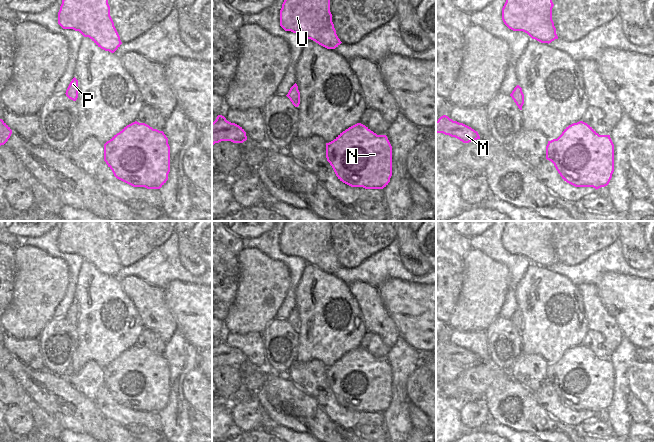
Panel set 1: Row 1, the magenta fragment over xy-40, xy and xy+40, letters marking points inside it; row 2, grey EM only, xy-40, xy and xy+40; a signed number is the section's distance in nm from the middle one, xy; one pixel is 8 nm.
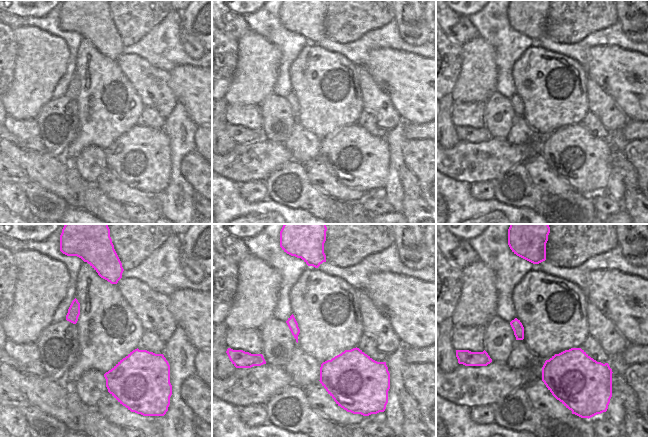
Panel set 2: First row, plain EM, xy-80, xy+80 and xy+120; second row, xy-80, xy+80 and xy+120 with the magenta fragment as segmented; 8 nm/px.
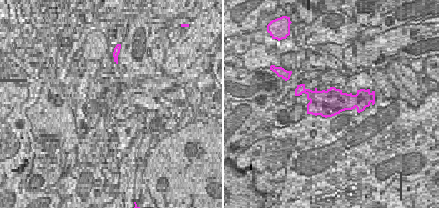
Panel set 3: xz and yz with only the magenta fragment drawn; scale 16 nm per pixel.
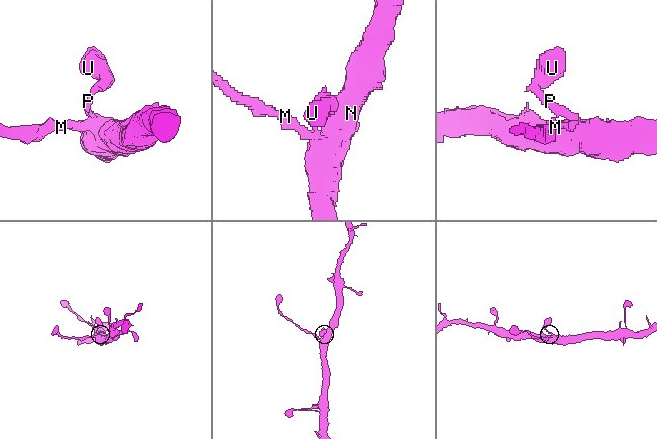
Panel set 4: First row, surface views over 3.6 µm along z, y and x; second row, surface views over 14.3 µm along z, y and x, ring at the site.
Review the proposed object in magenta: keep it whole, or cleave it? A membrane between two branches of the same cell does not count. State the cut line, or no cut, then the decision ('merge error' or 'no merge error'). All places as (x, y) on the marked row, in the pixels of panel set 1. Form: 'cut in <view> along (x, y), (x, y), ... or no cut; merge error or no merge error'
no cut; no merge error

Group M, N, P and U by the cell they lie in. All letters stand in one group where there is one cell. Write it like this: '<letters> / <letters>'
M N P U

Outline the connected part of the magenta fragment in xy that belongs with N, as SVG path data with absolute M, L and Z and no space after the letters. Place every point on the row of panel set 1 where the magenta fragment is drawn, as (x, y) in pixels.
M361 123L349 127L333 141L326 143L326 158L338 179L351 187L383 189L388 185L392 176L392 146L387 136L377 135Z

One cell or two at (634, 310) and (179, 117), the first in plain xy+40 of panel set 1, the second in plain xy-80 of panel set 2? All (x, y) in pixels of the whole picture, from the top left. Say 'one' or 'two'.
two

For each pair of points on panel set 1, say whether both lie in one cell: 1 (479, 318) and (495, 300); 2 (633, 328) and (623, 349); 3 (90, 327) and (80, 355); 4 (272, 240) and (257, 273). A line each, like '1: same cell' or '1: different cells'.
1: same cell
2: different cells
3: same cell
4: different cells

